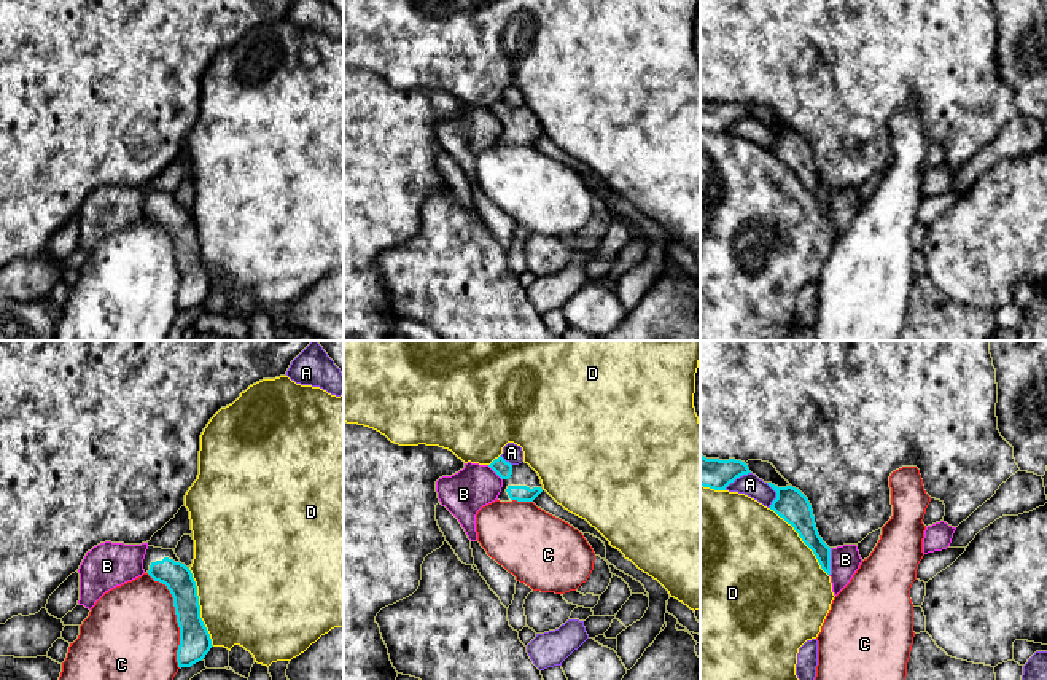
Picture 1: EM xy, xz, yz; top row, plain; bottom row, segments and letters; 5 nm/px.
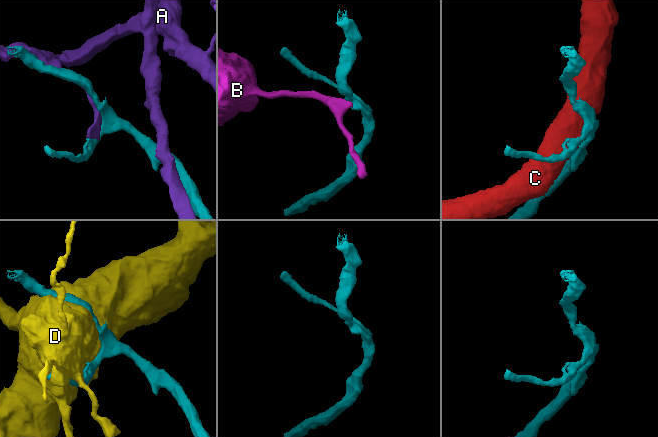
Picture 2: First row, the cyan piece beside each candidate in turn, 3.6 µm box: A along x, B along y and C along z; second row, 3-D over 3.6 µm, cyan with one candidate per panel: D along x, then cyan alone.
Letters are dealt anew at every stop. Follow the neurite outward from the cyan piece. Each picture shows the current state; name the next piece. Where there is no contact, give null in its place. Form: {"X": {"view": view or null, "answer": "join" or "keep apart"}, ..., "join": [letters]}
{"A": {"view": "yz", "answer": "keep apart"}, "B": {"view": "yz", "answer": "keep apart"}, "C": {"view": "xy", "answer": "keep apart"}, "D": {"view": "xy", "answer": "keep apart"}, "join": []}

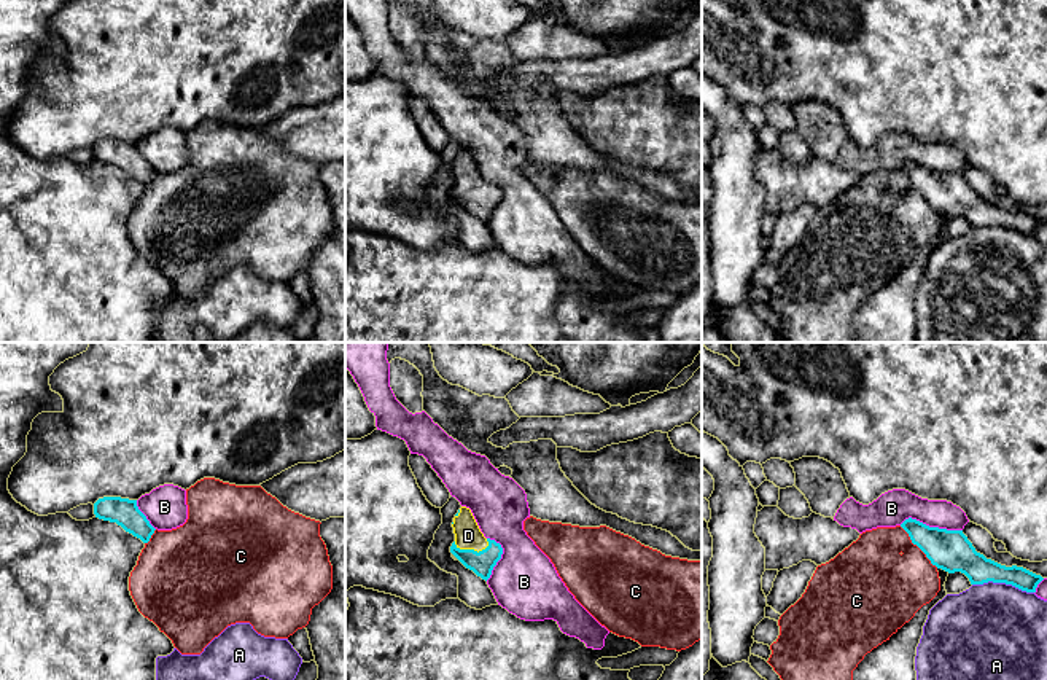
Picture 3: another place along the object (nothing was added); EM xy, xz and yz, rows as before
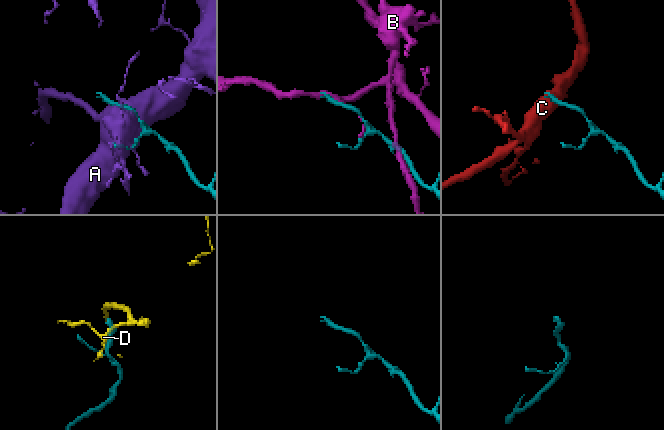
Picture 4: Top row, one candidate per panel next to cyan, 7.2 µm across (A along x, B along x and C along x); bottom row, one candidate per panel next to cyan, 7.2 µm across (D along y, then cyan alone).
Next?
{"A": {"view": "yz", "answer": "keep apart"}, "B": {"view": "yz", "answer": "keep apart"}, "C": {"view": "yz", "answer": "keep apart"}, "D": {"view": "xz", "answer": "join"}, "join": ["D"]}

